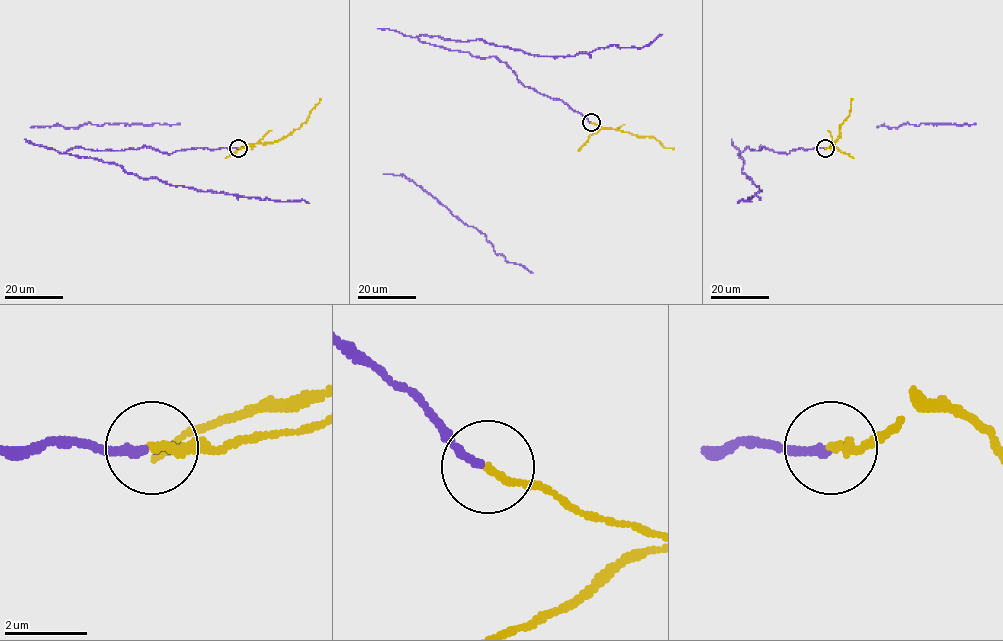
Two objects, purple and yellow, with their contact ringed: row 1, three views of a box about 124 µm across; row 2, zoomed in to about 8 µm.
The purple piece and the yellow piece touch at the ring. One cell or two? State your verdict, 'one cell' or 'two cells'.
two cells

